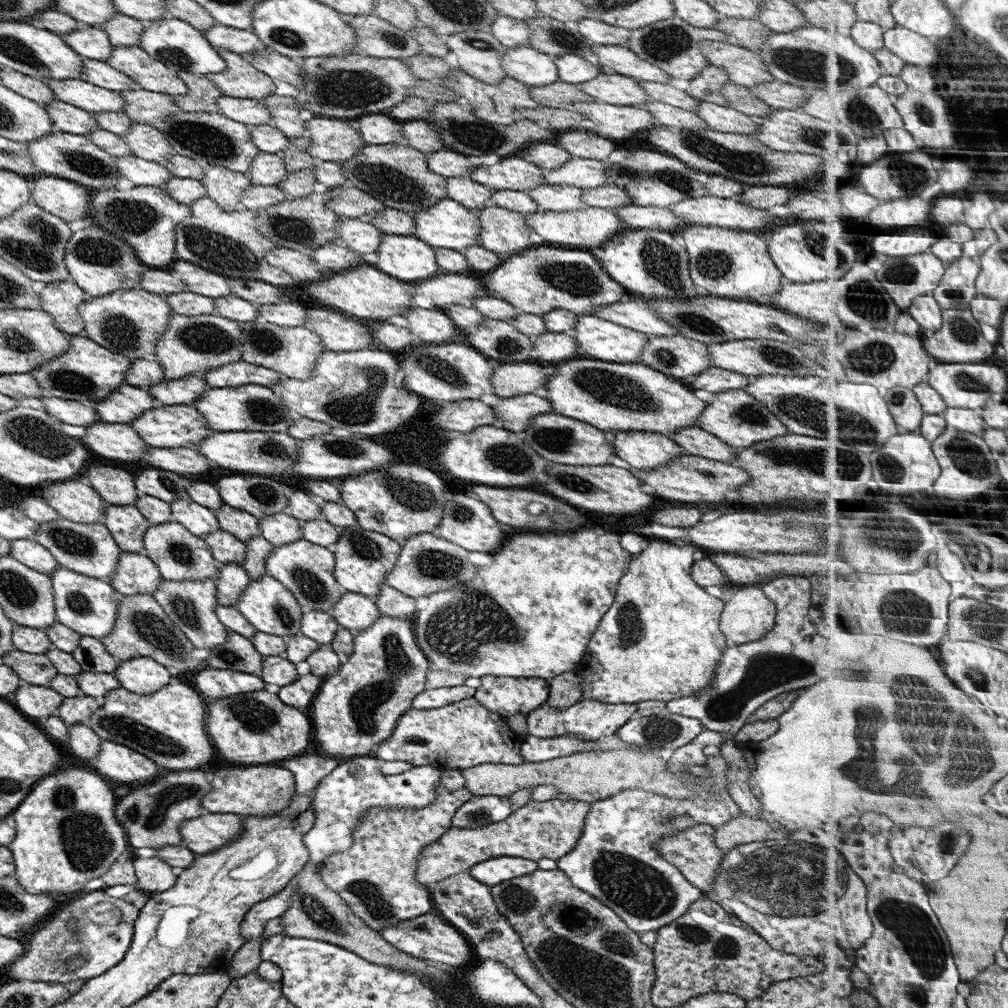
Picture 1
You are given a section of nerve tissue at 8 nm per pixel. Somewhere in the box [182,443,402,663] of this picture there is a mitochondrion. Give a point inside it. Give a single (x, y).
(311, 586)

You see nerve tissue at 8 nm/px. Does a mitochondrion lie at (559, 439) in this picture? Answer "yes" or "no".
yes

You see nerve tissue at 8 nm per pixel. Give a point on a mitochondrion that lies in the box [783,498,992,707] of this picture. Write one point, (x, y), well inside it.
(903, 608)

